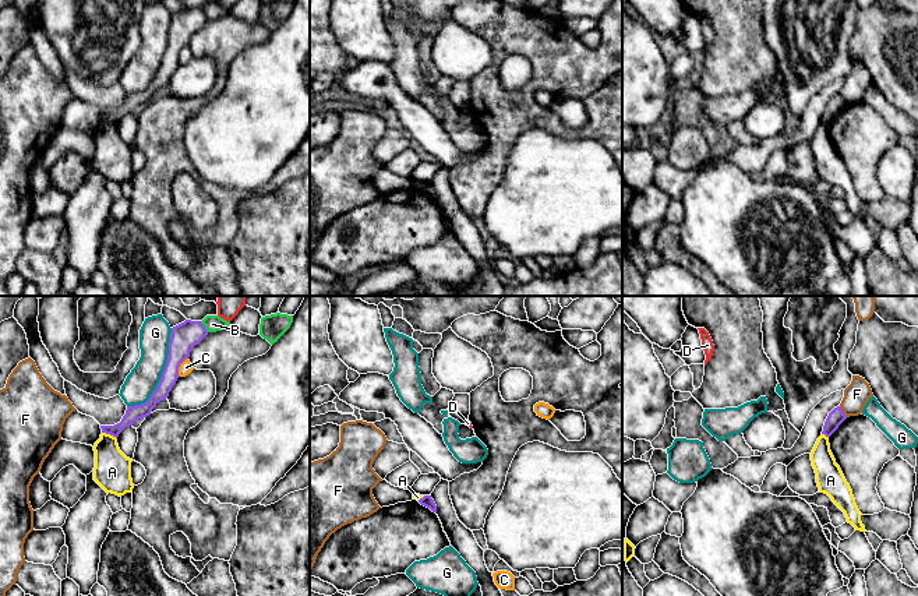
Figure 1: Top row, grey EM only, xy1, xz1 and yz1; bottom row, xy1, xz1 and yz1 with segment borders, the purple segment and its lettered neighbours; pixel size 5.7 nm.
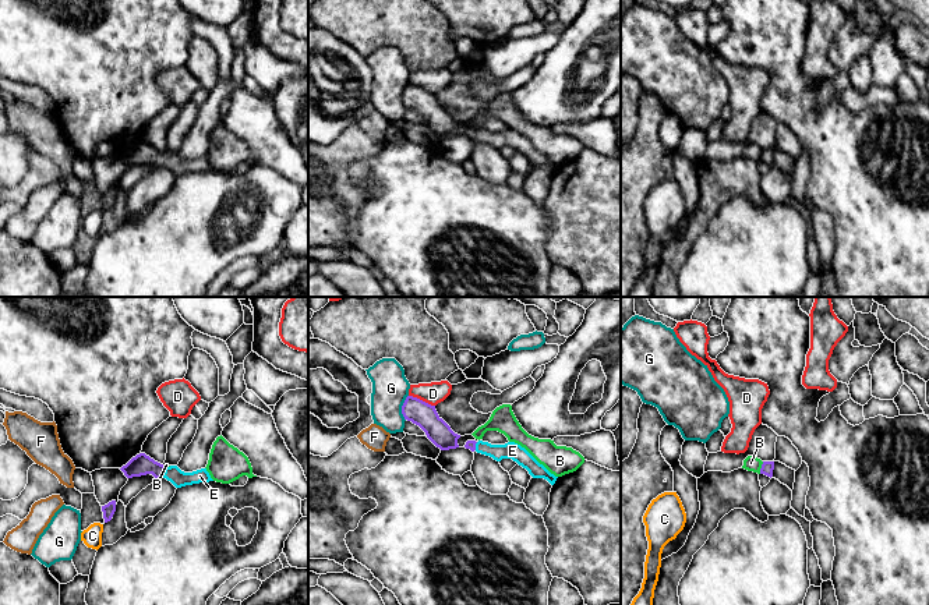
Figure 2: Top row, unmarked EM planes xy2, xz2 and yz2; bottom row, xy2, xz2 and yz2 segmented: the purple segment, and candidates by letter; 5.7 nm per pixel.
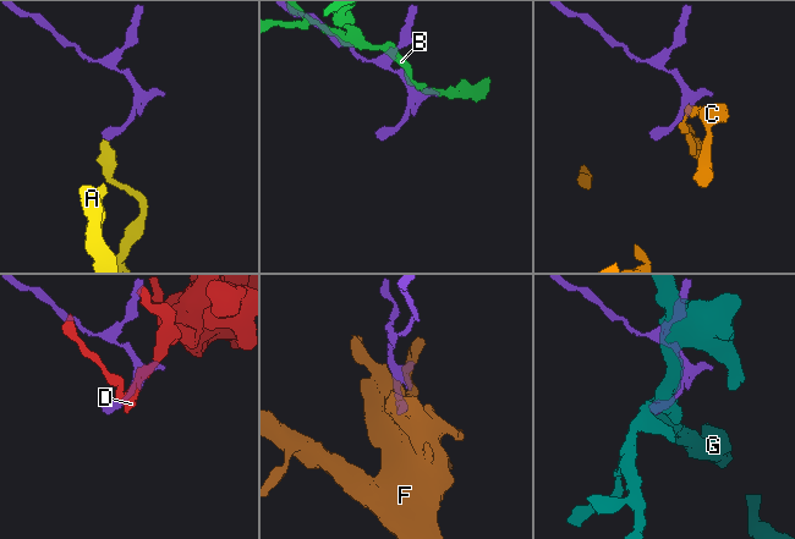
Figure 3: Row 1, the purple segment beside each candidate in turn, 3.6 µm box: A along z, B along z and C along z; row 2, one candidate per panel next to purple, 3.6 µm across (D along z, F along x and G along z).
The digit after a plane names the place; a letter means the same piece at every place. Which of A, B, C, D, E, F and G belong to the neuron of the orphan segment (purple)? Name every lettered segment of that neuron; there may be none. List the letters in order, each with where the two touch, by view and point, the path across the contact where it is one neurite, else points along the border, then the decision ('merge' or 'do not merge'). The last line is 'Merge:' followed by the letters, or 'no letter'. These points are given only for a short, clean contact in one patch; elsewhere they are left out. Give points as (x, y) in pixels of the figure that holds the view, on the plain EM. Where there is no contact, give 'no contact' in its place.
A: contact xy1 (109, 120); border xy1 (102, 119), (116, 126); do not merge
B: contact yz2 (762, 155); do not merge
C: contact xy1 (179, 53); border xy1 (187, 45), (179, 55), (179, 63); do not merge
D: contact xz2 (421, 88); border xz2 (409, 82), (434, 94); do not merge
E: contact xy2 (163, 159); way xy2 (141, 152), (163, 159), (172, 161), (179, 166); merge
F: contact yz1 (843, 99); border yz1 (839, 94), (847, 103); do not merge
G: contact xy1 (162, 62); do not merge
Merge: E

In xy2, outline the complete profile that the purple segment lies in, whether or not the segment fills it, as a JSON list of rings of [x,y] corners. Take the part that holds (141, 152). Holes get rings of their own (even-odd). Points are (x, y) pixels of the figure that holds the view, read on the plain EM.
[[[145,141],[137,142],[120,158],[127,166],[141,164],[146,162],[152,162],[155,166],[166,166],[176,176],[213,169],[206,156],[184,160],[177,153],[165,155]]]

